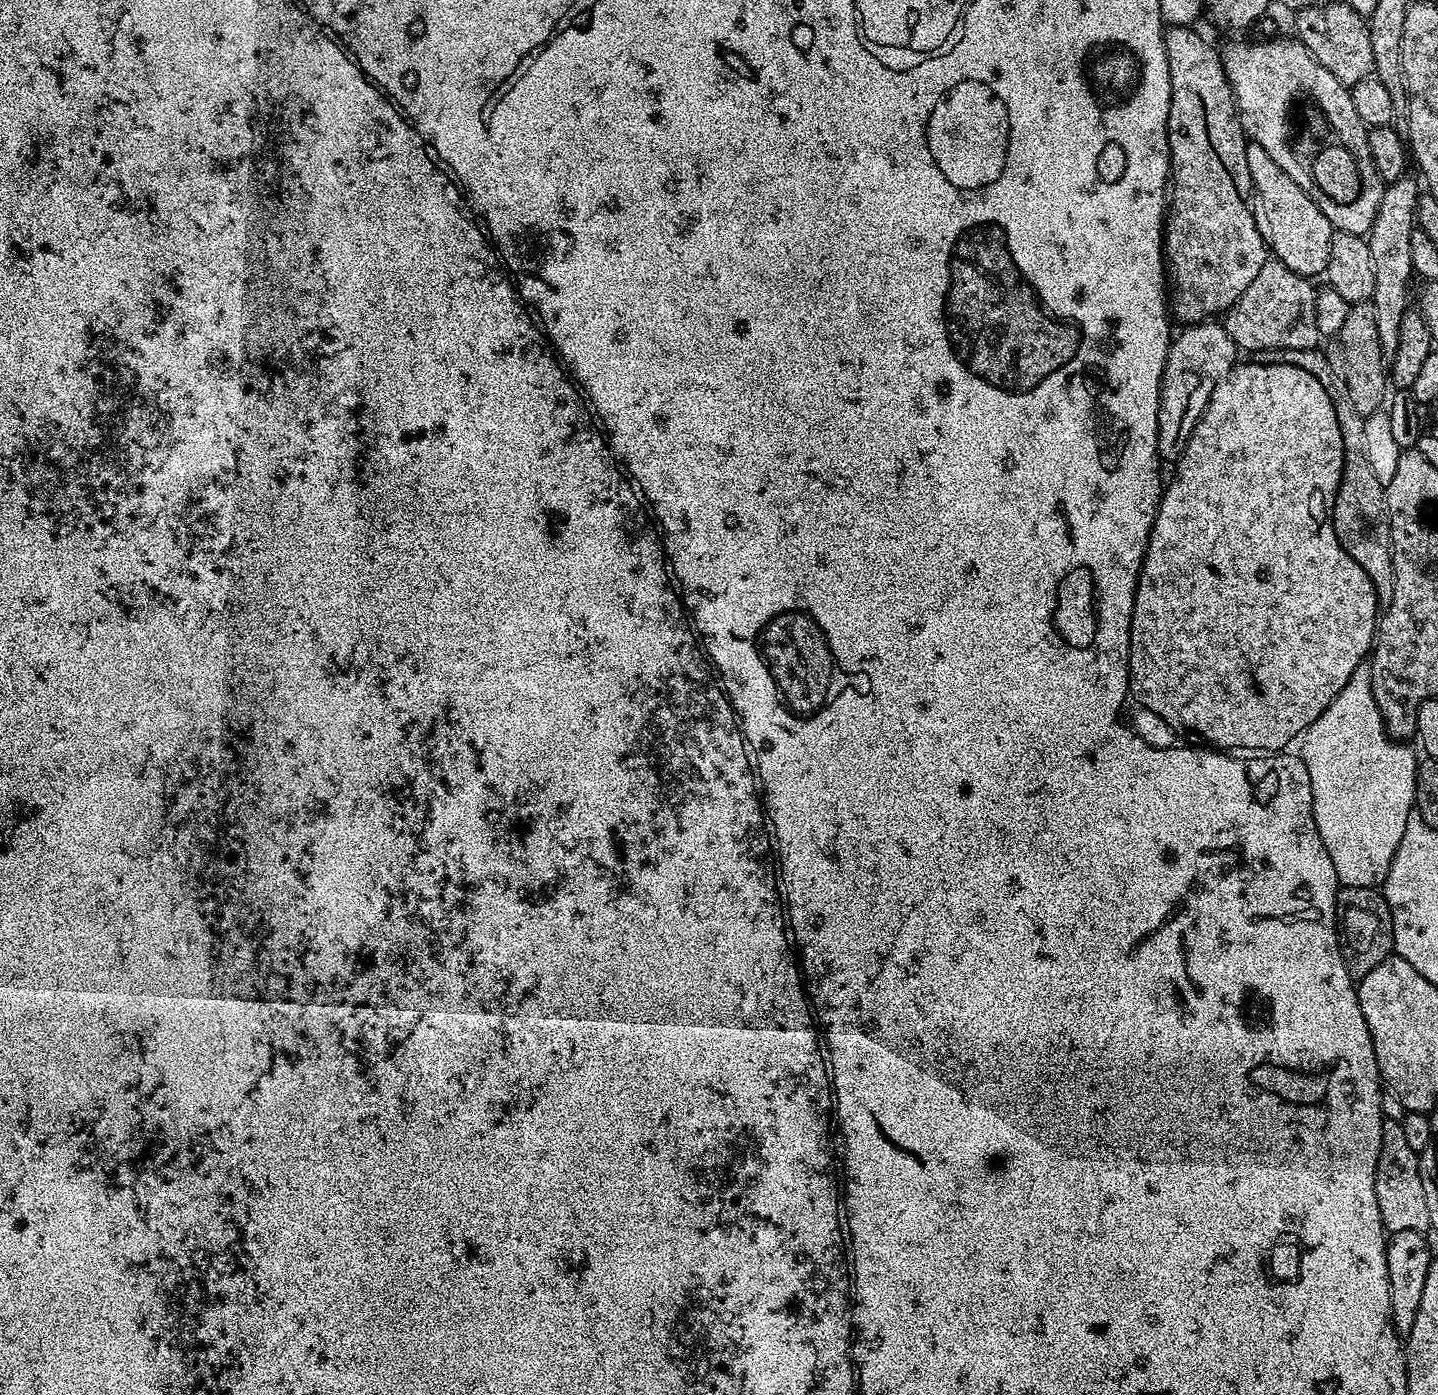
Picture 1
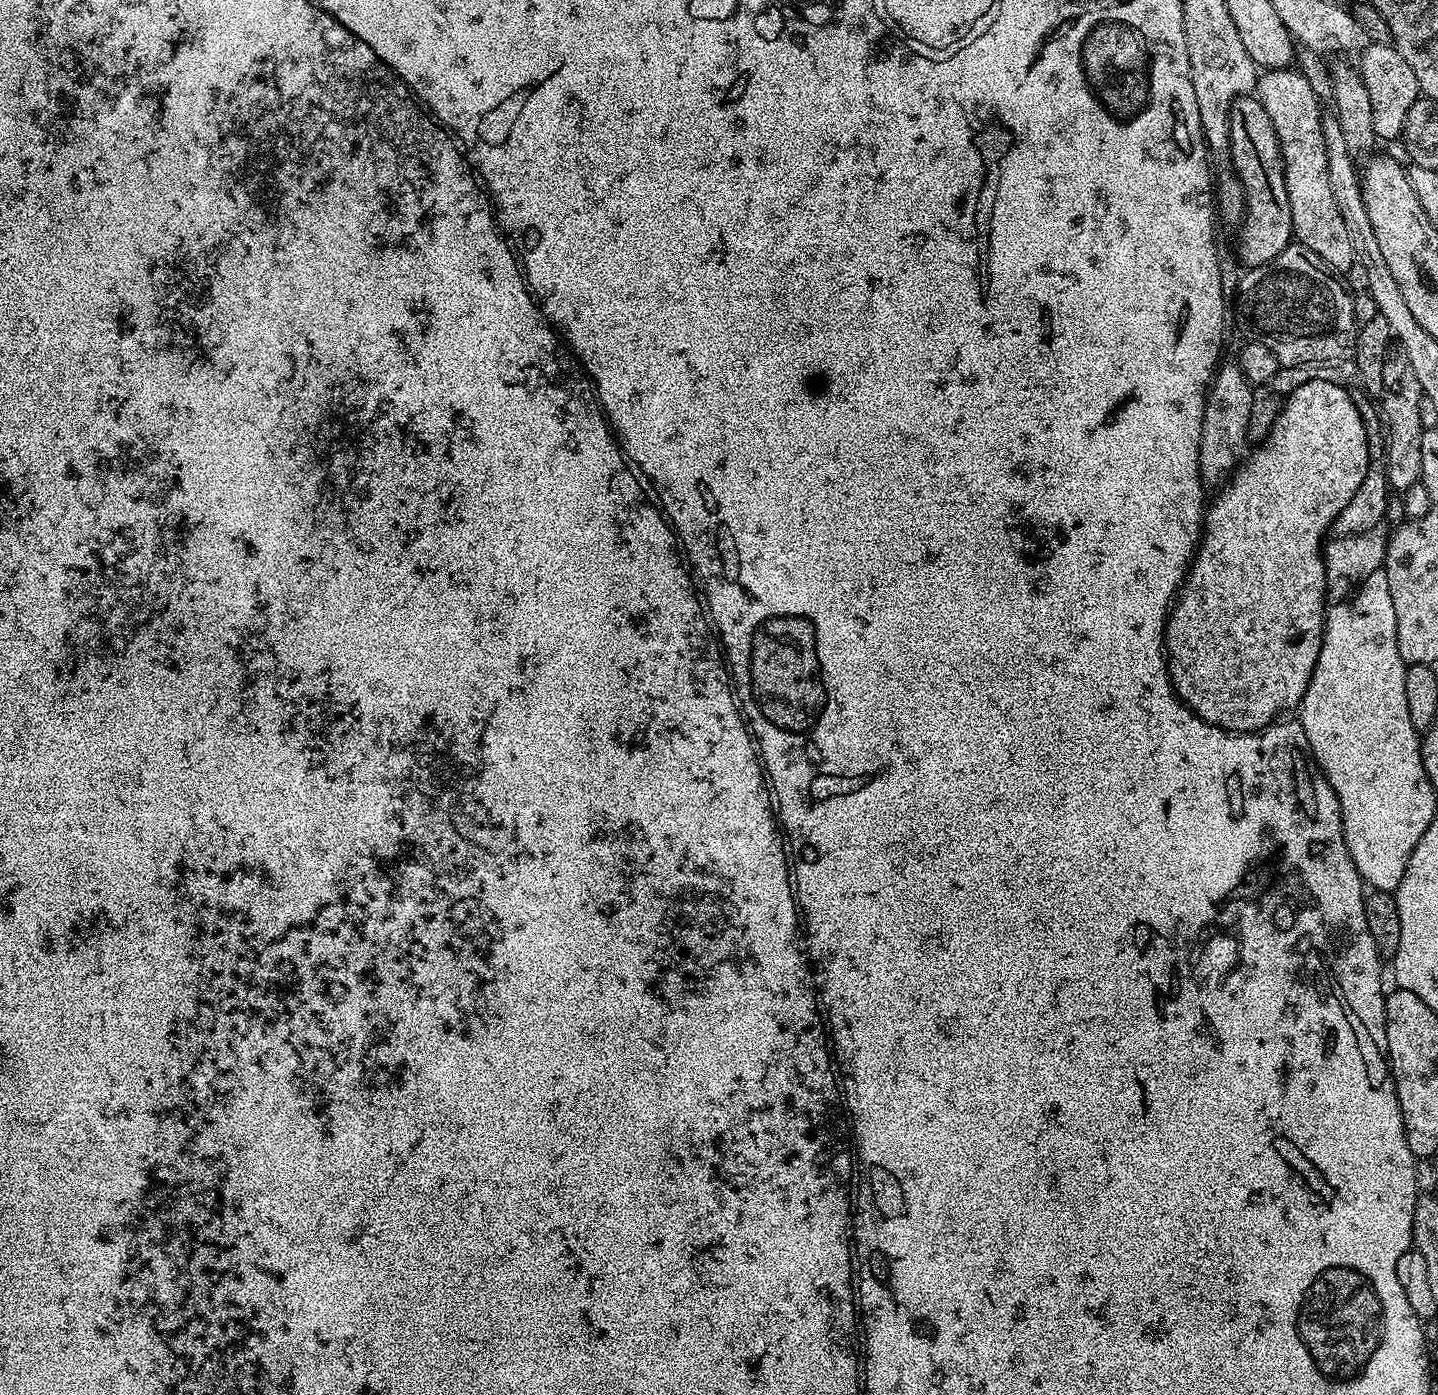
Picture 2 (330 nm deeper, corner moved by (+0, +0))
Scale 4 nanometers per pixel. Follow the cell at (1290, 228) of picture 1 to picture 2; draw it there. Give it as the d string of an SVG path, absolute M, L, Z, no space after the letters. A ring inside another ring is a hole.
M1295 67L1267 69L1257 79L1255 95L1262 102L1266 114L1270 114L1274 134L1278 134L1280 157L1284 163L1286 198L1290 198L1293 237L1299 244L1309 248L1313 257L1321 265L1327 266L1333 273L1347 274L1350 266L1356 263L1356 259L1354 258L1354 250L1350 246L1346 222L1342 222L1342 214L1338 214L1338 206L1334 202L1334 193L1330 191L1328 162L1326 160L1326 138L1322 134L1322 105L1318 96L1314 94L1313 87L1306 82L1303 74L1298 72Z

